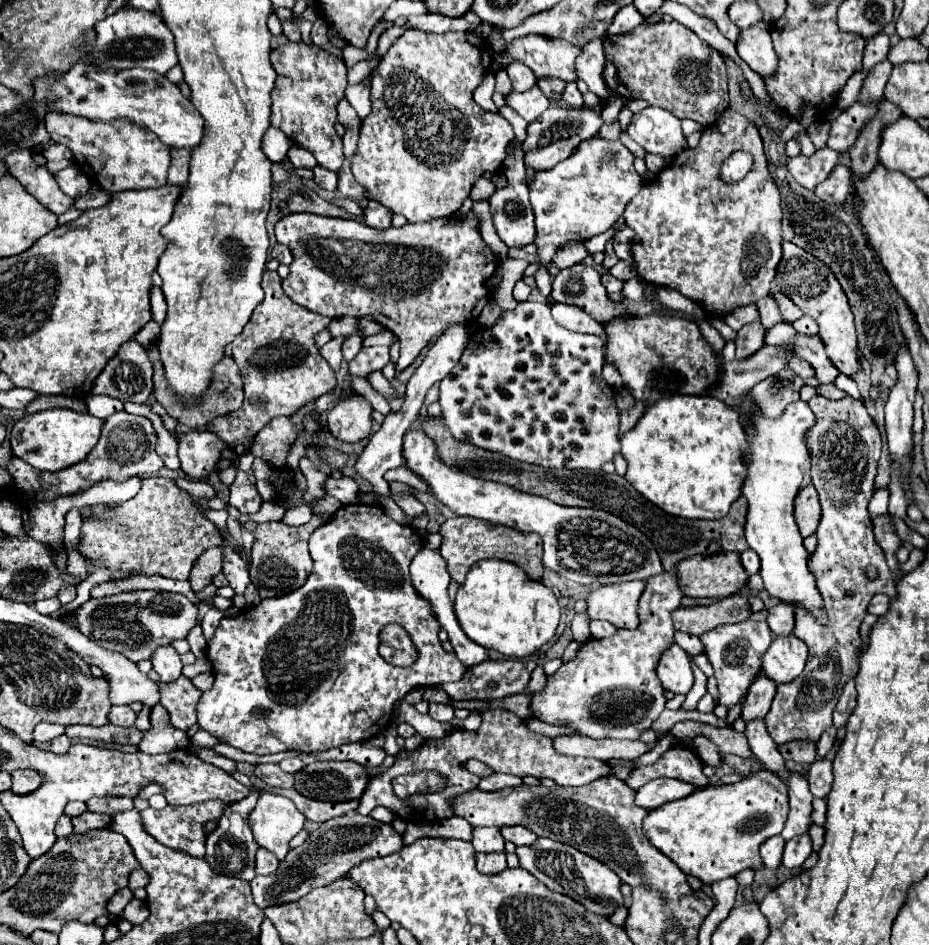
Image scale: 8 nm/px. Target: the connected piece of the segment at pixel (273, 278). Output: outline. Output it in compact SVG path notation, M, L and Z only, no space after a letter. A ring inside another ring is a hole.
M264 271L262 287L266 297L254 309L248 325L242 329L242 335L232 343L232 357L244 379L242 407L208 423L208 431L224 441L226 447L230 447L236 455L244 455L256 433L274 417L294 415L304 405L326 393L332 393L338 383L334 369L320 355L314 341L316 333L326 329L332 319L296 305L282 291L280 283L282 279L276 271Z

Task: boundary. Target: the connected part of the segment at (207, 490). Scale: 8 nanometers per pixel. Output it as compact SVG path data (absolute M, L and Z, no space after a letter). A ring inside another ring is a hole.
M178 478L176 479L176 485L184 491L186 491L192 500L205 499L209 500L216 496L216 492L212 486L205 481L194 481L189 478Z

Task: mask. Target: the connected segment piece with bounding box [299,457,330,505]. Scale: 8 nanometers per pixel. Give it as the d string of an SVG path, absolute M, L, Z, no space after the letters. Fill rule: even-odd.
M308 457L300 459L299 468L300 471L302 471L302 475L306 477L306 491L302 491L304 503L306 503L306 505L312 505L314 499L324 499L324 497L326 497L324 481L326 481L330 475L318 471L318 469L312 465L312 461L310 461Z

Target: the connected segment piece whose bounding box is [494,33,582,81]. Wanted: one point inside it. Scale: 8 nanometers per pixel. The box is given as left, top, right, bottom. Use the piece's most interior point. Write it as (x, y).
(546, 57)

